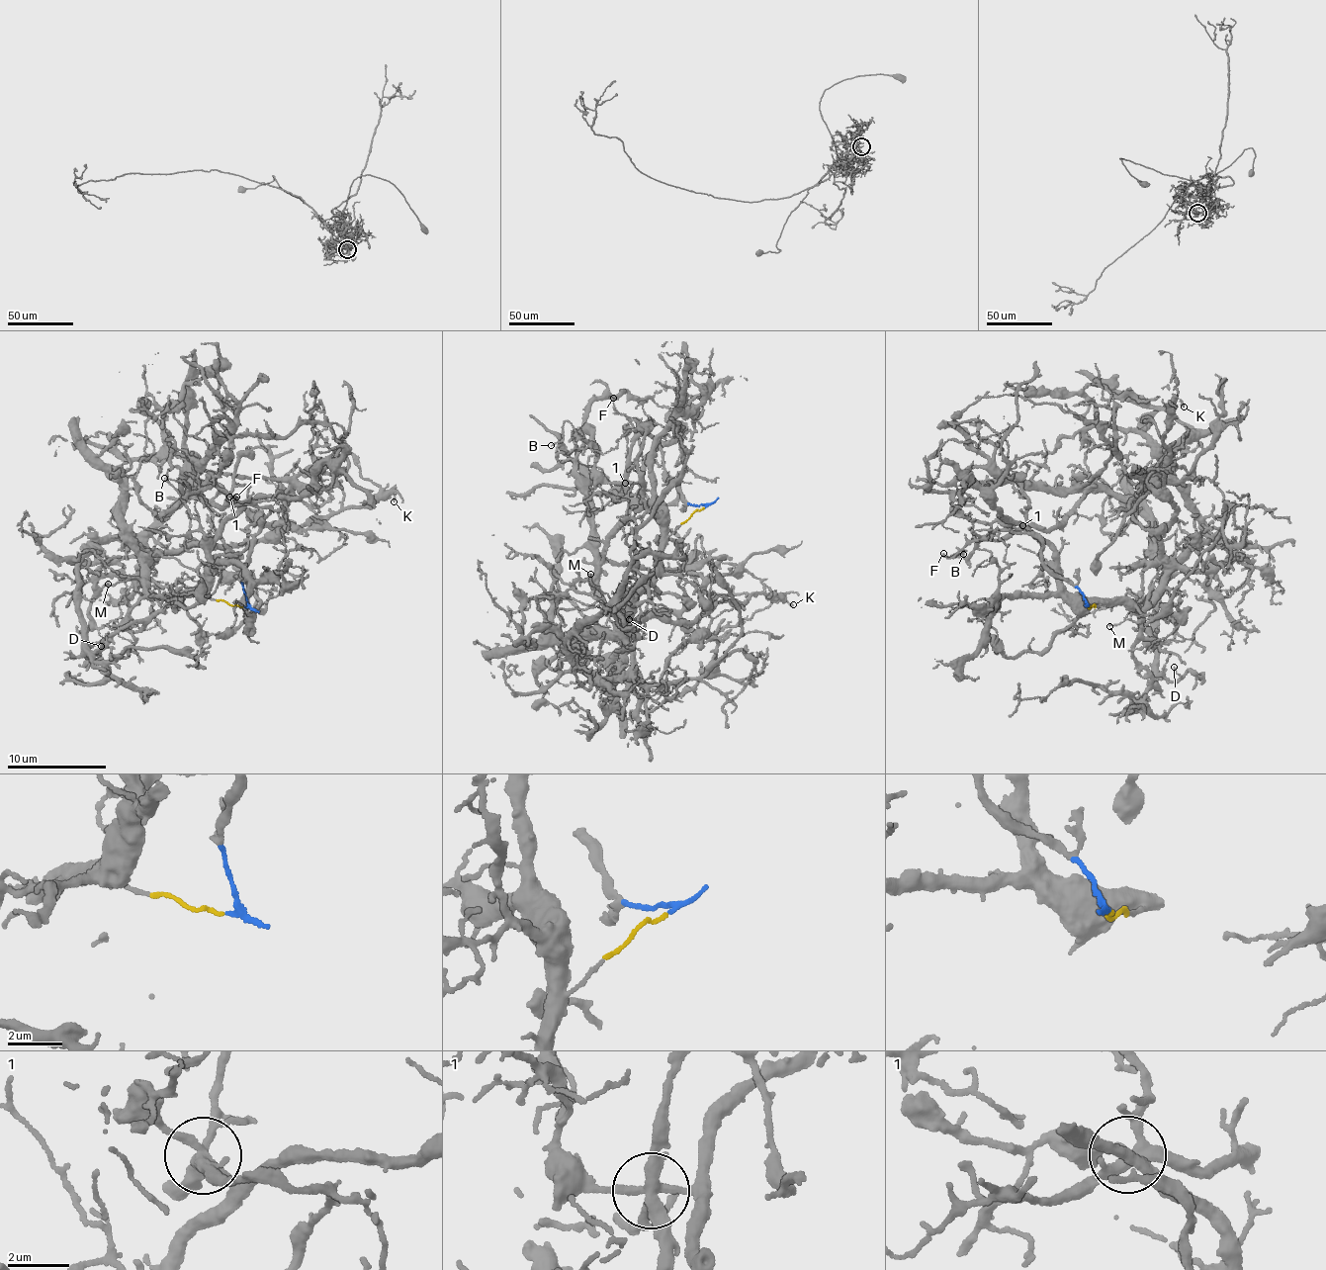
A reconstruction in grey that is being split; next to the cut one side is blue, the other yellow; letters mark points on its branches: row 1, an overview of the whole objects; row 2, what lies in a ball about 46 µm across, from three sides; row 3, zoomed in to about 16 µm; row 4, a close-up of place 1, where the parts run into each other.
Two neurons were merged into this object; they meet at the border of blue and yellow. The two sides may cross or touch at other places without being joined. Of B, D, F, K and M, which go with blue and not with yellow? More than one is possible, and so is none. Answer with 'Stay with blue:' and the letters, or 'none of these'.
Stay with blue: D, F

